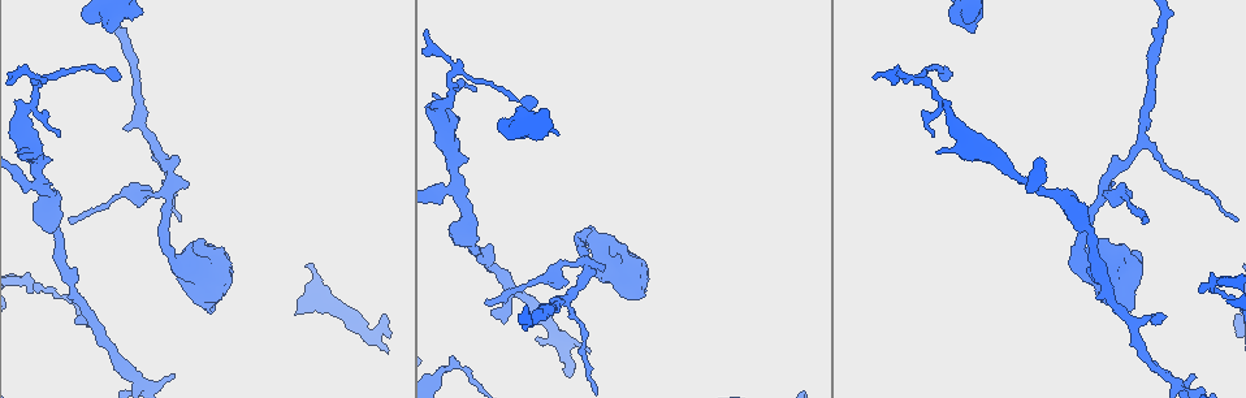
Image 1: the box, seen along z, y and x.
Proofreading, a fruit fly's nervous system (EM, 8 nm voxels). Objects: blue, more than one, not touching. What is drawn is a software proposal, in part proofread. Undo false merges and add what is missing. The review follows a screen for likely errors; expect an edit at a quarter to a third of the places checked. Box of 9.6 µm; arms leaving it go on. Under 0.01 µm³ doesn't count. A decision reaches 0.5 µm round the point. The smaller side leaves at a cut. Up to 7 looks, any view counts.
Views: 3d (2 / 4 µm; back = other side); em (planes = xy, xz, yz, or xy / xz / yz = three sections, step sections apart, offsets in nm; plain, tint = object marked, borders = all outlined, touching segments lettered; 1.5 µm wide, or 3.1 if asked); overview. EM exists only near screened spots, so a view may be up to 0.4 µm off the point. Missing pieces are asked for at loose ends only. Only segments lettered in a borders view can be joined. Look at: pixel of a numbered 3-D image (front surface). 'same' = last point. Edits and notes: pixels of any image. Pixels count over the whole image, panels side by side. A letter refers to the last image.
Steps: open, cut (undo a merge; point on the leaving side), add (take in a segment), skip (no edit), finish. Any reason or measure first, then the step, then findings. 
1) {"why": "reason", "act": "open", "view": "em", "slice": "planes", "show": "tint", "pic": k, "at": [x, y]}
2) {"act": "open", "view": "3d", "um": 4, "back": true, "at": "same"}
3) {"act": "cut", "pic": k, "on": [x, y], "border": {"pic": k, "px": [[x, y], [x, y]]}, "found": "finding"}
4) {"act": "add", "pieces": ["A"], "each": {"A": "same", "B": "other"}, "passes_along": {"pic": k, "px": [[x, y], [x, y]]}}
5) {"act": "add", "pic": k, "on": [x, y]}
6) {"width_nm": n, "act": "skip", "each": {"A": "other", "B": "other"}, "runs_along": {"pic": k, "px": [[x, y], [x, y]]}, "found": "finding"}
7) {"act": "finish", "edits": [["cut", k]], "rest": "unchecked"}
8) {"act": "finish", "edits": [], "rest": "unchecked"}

{"act": "open", "view": "3d", "um": 4, "pic": 1, "at": [591, 241]}

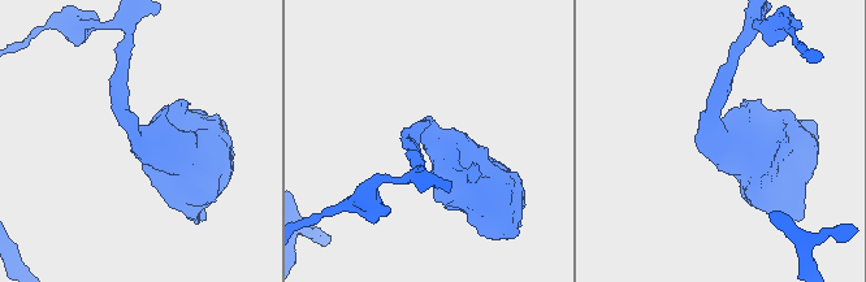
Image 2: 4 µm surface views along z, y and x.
{"act": "open", "view": "em", "slice": "planes", "show": "borders", "pic": 2, "at": [716, 131]}

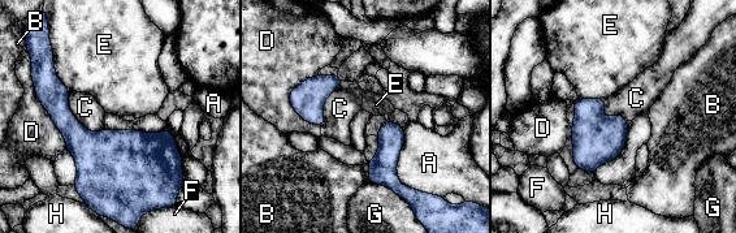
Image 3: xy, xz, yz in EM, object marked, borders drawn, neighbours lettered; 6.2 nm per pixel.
{"arm_widths_nm": [180, 650], "act": "skip", "each": {"A": "other", "B": "other", "C": "other", "D": "other", "E": "other", "F": "other", "G": "other", "H": "other"}, "found": "all the same neuron"}

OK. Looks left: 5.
{"why": "thin end", "act": "open", "view": "em", "slice": "planes", "show": "tint", "pic": 1, "at": [69, 221]}

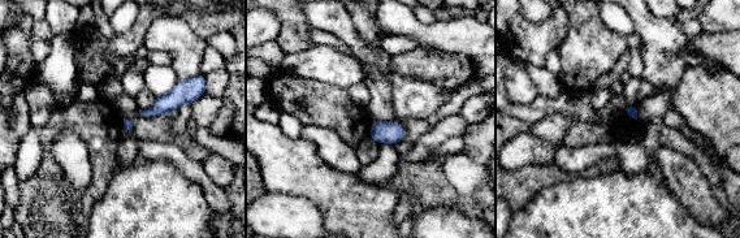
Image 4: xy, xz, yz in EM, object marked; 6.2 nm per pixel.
{"act": "open", "view": "em", "slice": "planes", "show": "borders", "at": "same"}

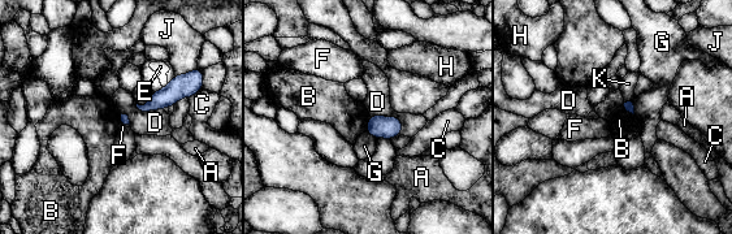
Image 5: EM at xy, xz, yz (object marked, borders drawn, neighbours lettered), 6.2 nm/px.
{"longest_contact_nm": ["D", 240], "act": "skip", "each": {"A": "other", "B": "other", "C": "other", "D": "other", "E": "other", "F": "other", "G": "other", "H": "other", "J": "other", "K": "other"}, "found": "none of them fits"}

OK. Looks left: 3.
{"why": "branch stops here", "act": "open", "view": "3d", "um": 2, "pic": 1, "at": [60, 131]}

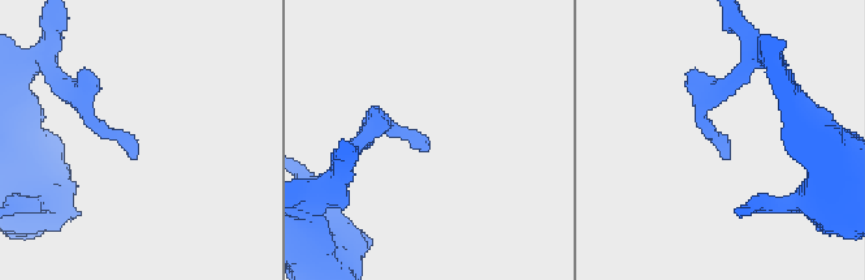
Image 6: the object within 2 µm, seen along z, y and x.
{"why": "now the EM", "act": "open", "view": "em", "slice": "planes", "show": "borders", "pic": 6, "at": [134, 143]}

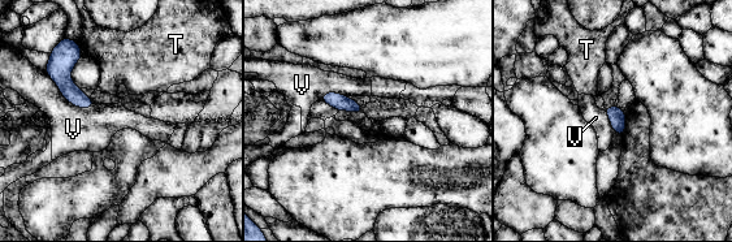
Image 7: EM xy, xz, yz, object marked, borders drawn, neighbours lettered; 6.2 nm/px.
{"act": "skip", "each": {"T": "other", "V": "other"}, "found": "no lettered segment goes on from it"}

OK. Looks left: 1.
{"act": "finish", "edits": [], "rest": "unchecked"}

